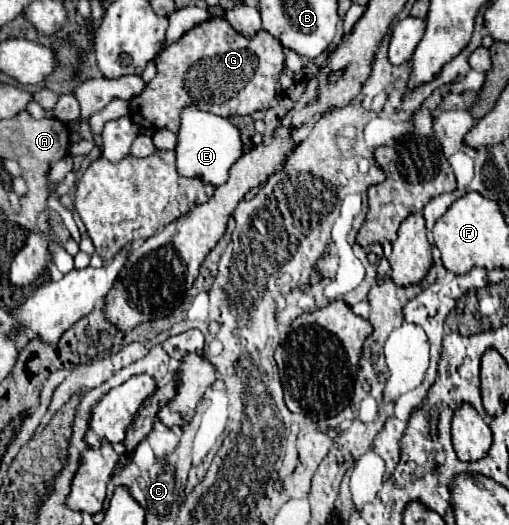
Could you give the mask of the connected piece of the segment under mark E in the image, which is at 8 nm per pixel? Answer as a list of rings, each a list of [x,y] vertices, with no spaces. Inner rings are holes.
[[[188,106],[182,112],[182,124],[178,130],[178,146],[176,146],[176,168],[182,176],[202,178],[202,182],[220,186],[228,180],[230,166],[244,154],[240,130],[222,116],[202,112],[196,106]]]

